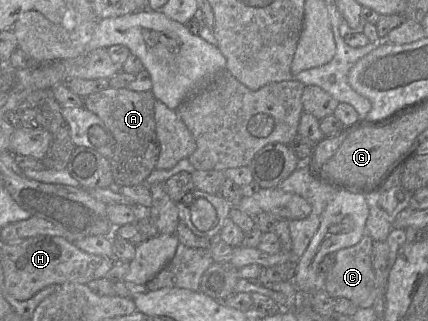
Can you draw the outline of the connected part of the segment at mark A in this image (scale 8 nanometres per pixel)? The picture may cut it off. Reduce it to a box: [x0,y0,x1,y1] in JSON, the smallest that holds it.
[84,88,160,187]

